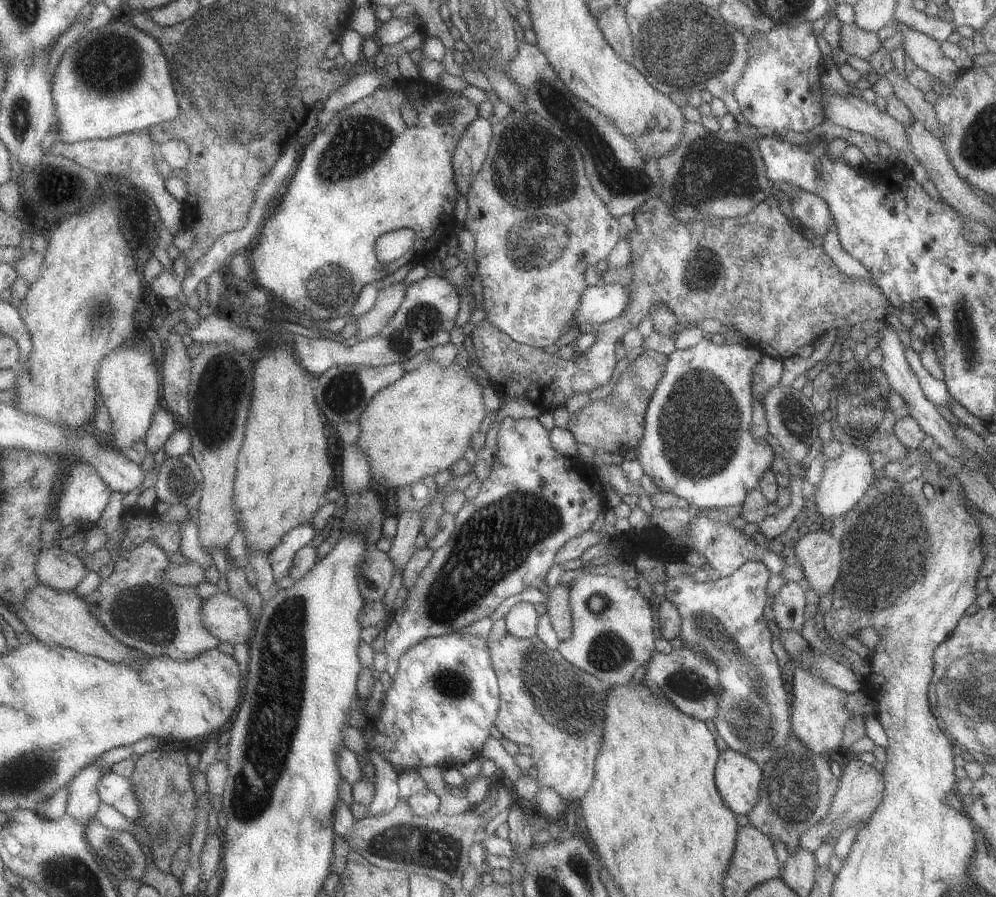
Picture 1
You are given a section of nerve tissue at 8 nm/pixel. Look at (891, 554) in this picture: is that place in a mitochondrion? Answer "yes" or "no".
yes

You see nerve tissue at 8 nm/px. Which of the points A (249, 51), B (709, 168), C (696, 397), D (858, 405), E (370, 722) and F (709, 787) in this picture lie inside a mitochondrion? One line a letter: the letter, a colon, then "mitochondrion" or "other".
A: mitochondrion
B: mitochondrion
C: mitochondrion
D: mitochondrion
E: other
F: other

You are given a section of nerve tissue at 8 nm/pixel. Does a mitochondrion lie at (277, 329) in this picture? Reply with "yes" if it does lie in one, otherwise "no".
no

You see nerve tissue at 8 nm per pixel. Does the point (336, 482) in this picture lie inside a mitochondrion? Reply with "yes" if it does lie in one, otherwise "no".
no

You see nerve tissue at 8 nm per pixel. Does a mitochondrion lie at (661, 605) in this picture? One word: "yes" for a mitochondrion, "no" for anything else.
no

